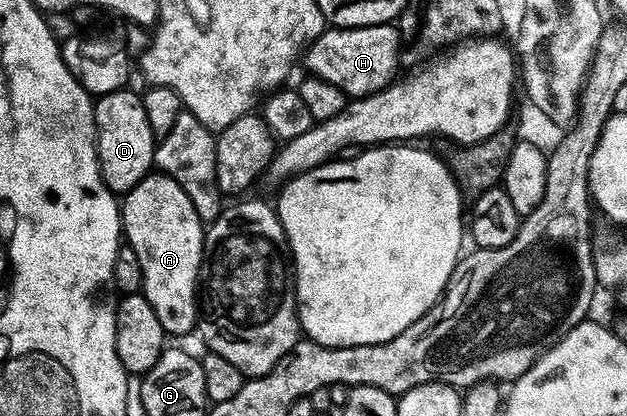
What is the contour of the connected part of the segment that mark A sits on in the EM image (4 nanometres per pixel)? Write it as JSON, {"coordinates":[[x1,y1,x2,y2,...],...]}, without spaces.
{"coordinates":[[150,172,120,199,119,205,124,241,139,256,139,268,143,268,141,289,155,308,159,324,169,336,194,333,199,326,199,279,206,232,195,204,171,176]]}

